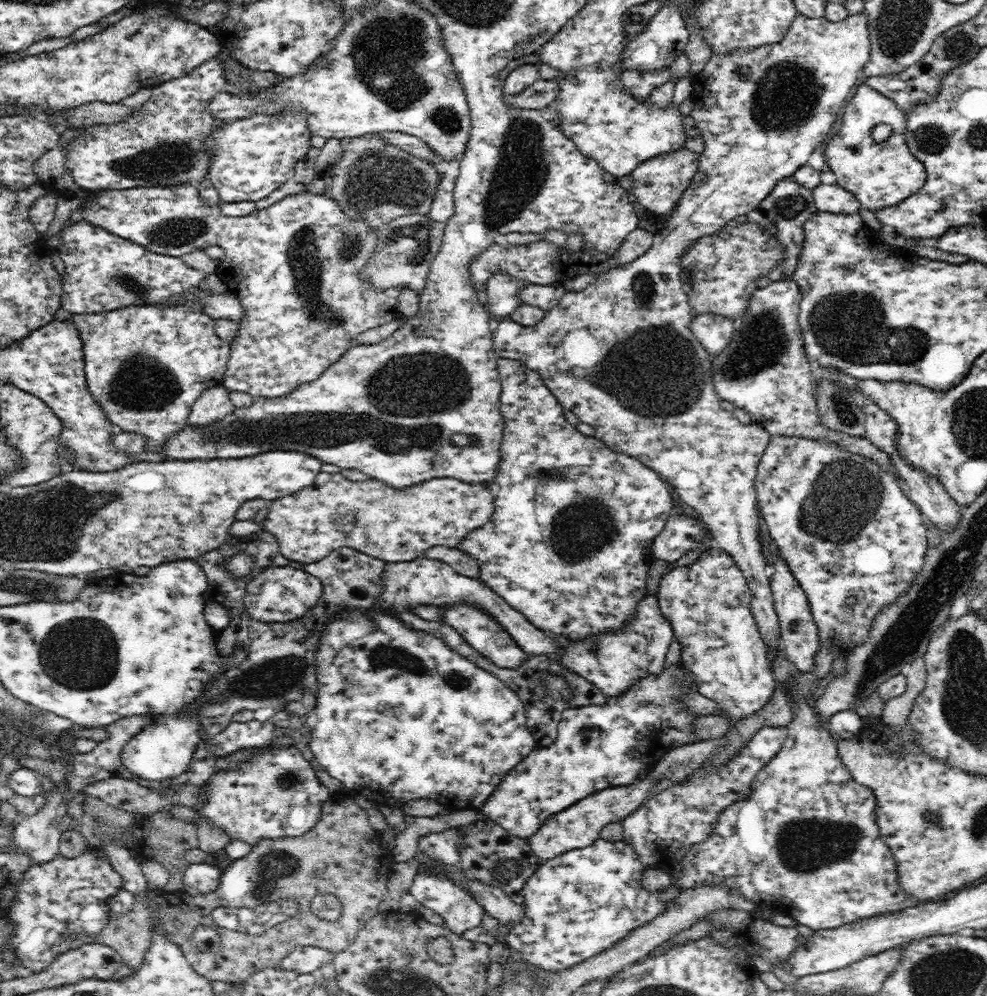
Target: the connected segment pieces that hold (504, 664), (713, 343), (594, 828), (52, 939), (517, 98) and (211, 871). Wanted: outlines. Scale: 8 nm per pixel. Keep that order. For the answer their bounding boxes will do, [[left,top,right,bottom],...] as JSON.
[[442,602,526,669],[691,313,737,358],[528,777,654,861],[6,847,122,972],[505,78,559,111],[183,864,222,896]]

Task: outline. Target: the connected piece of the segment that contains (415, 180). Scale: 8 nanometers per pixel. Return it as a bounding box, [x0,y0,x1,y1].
[319,135,441,230]

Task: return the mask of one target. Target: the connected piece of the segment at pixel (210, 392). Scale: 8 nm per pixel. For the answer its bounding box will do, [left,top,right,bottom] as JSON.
[189,387,234,426]

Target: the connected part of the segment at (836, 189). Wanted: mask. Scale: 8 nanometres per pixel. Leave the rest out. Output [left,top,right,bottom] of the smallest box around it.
[812,183,860,214]

